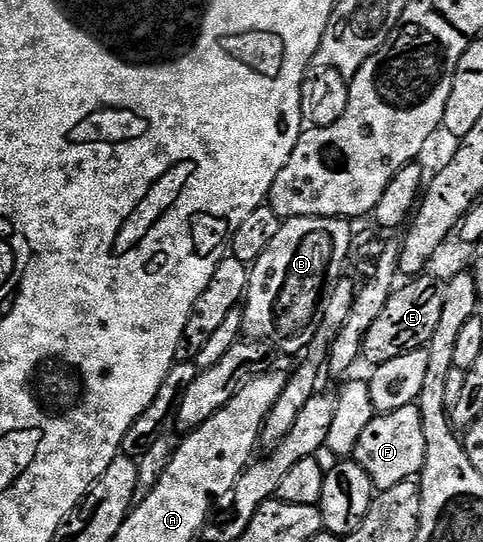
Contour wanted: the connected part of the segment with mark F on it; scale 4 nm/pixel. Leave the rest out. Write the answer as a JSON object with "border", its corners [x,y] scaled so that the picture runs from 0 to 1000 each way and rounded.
{"border":[[[867,745],[843,747],[824,758],[772,768],[741,803],[727,841],[766,876],[781,904],[805,902],[834,887],[851,887],[867,875],[882,847],[882,801],[874,797]]]}

